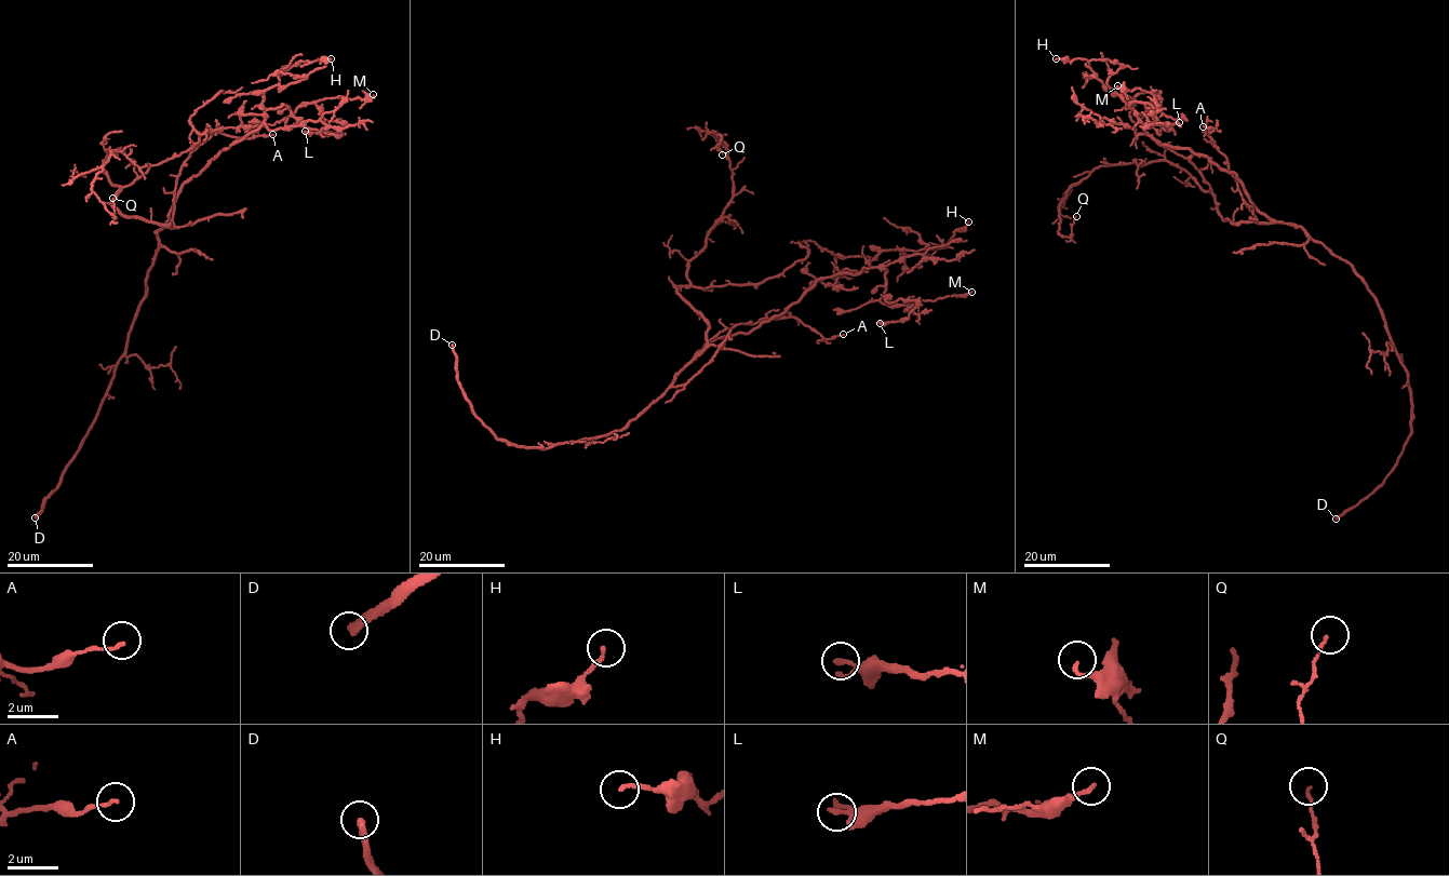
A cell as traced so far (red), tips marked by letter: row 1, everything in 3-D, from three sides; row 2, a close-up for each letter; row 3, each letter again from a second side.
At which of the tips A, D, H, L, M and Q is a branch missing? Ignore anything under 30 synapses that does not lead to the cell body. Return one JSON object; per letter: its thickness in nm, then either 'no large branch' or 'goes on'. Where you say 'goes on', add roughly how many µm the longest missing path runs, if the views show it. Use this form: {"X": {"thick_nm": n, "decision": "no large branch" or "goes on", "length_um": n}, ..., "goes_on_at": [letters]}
{"A": {"thick_nm": 120, "decision": "no large branch"}, "D": {"thick_nm": 320, "decision": "goes on", "length_um": 80}, "H": {"thick_nm": 150, "decision": "no large branch"}, "L": {"thick_nm": 130, "decision": "no large branch"}, "M": {"thick_nm": 160, "decision": "no large branch"}, "Q": {"thick_nm": 90, "decision": "no large branch"}, "goes_on_at": ["D"]}

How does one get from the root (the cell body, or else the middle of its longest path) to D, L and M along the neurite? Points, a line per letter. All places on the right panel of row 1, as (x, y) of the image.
D: (1288, 225), (1299, 226), (1340, 256), (1366, 285), (1410, 393), (1412, 427), (1396, 465), (1381, 485), (1336, 519)
L: (1288, 225), (1258, 210), (1234, 173), (1152, 138), (1128, 107), (1152, 107), (1156, 120), (1143, 126), (1179, 122)
M: (1288, 225), (1258, 210), (1234, 173), (1152, 138), (1128, 107), (1149, 103), (1158, 109), (1162, 99), (1117, 85)

